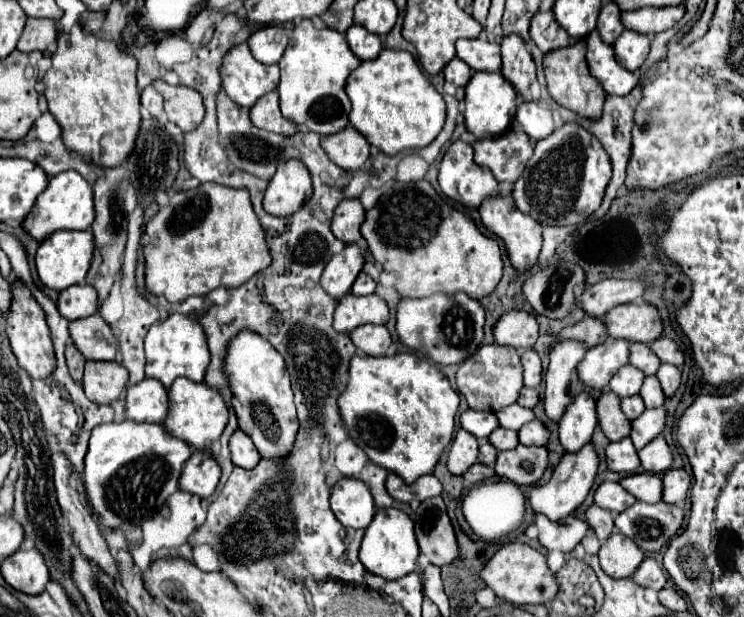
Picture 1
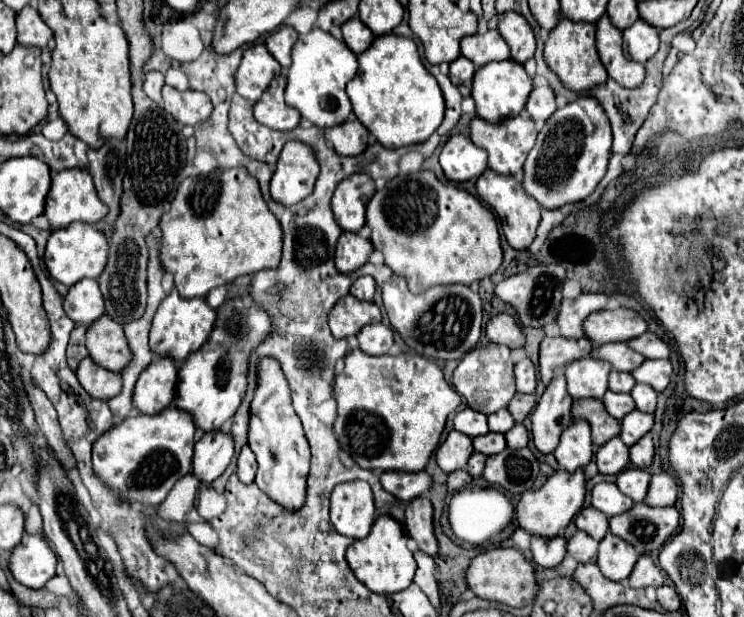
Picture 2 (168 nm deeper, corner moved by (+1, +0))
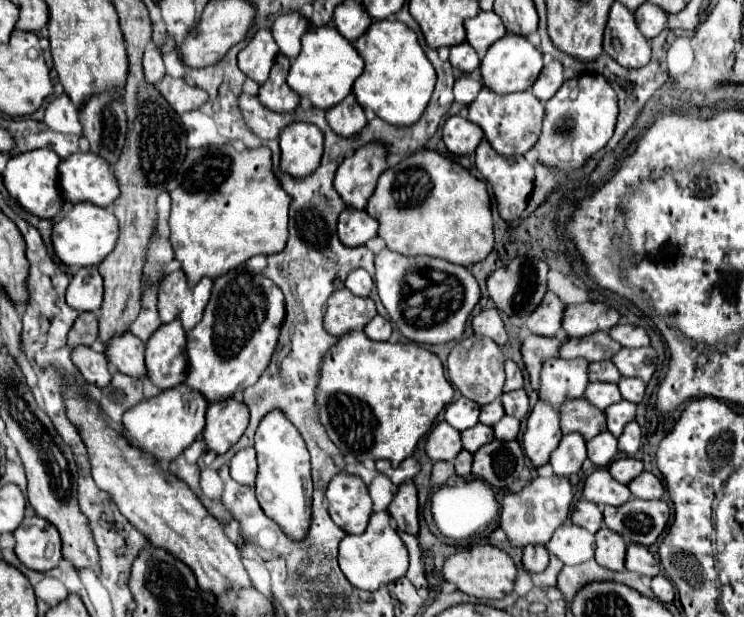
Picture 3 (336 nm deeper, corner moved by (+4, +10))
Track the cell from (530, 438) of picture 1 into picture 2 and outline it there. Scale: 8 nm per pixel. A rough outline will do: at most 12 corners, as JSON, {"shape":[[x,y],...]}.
{"shape":[[515,424],[507,434],[507,446],[525,448],[529,434],[523,424]]}

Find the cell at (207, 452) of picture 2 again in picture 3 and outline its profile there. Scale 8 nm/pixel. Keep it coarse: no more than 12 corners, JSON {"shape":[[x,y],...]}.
{"shape":[[222,400],[206,410],[202,440],[226,454],[248,426],[242,402]]}

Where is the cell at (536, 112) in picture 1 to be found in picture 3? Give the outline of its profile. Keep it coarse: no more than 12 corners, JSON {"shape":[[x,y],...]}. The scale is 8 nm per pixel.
{"shape":[[550,62],[530,92],[544,104],[562,86],[562,64]]}

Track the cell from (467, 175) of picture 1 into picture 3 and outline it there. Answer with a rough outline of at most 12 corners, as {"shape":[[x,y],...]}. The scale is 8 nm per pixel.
{"shape":[[450,116],[442,128],[448,152],[474,154],[484,132],[462,116]]}

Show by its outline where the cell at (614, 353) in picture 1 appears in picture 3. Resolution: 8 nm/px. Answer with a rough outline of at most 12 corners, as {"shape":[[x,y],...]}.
{"shape":[[552,358],[540,374],[540,398],[560,406],[584,396],[588,360]]}

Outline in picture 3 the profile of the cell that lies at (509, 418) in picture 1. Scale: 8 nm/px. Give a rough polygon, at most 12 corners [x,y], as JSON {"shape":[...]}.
{"shape":[[494,400],[480,408],[480,422],[494,426],[504,416],[504,406]]}

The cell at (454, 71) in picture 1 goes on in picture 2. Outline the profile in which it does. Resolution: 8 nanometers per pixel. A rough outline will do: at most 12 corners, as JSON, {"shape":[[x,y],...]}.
{"shape":[[465,56],[451,62],[449,78],[457,84],[469,84],[475,66]]}

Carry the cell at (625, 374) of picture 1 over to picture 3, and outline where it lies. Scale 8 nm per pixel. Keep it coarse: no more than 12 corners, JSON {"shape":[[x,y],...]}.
{"shape":[[610,360],[592,362],[590,382],[618,382],[620,372]]}

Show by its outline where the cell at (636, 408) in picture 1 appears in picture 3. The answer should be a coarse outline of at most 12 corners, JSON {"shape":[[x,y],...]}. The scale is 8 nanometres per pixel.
{"shape":[[588,384],[584,396],[600,410],[622,400],[616,384]]}

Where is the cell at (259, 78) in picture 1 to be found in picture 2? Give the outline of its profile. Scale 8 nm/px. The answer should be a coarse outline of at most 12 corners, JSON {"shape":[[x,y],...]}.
{"shape":[[265,44],[243,52],[237,94],[257,102],[281,74]]}

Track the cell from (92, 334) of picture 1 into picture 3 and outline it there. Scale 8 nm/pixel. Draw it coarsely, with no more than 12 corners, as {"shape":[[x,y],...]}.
{"shape":[[132,332],[112,336],[106,358],[124,374],[144,378],[144,344]]}

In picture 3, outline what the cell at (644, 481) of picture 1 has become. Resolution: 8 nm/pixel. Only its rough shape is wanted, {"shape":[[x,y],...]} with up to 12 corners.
{"shape":[[636,458],[614,460],[608,466],[614,480],[630,484],[642,474],[644,464]]}

